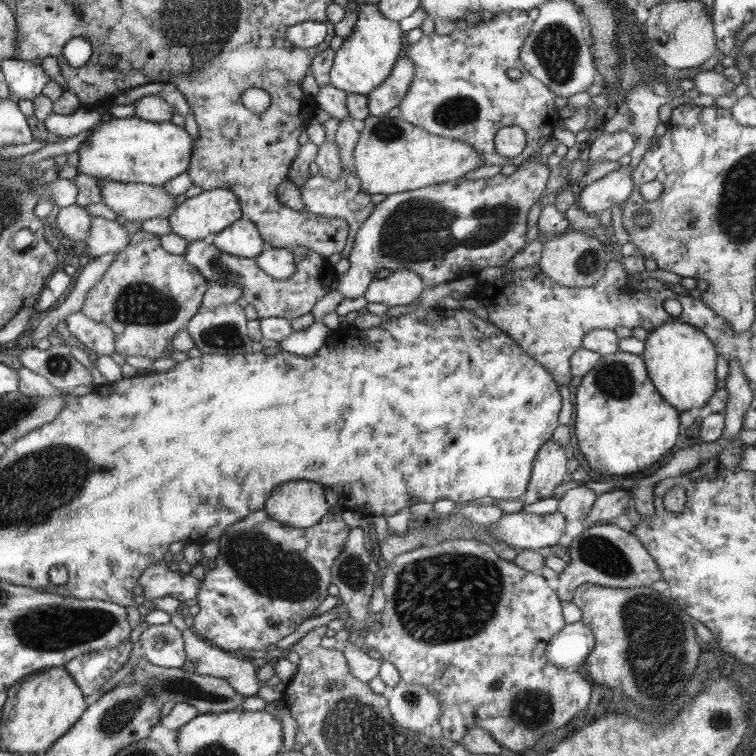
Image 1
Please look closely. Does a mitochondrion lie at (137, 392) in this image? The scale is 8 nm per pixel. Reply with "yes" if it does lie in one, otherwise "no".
no

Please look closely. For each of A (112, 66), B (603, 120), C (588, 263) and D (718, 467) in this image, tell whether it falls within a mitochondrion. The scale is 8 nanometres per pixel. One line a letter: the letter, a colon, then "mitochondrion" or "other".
A: other
B: other
C: mitochondrion
D: other

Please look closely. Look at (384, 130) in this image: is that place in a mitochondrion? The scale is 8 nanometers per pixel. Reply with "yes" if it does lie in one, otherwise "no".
yes

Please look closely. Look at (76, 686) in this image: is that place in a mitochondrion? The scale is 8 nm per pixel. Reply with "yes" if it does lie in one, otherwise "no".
no

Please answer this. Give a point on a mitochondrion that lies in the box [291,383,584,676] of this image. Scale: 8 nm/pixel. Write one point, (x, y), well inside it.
(459, 599)

